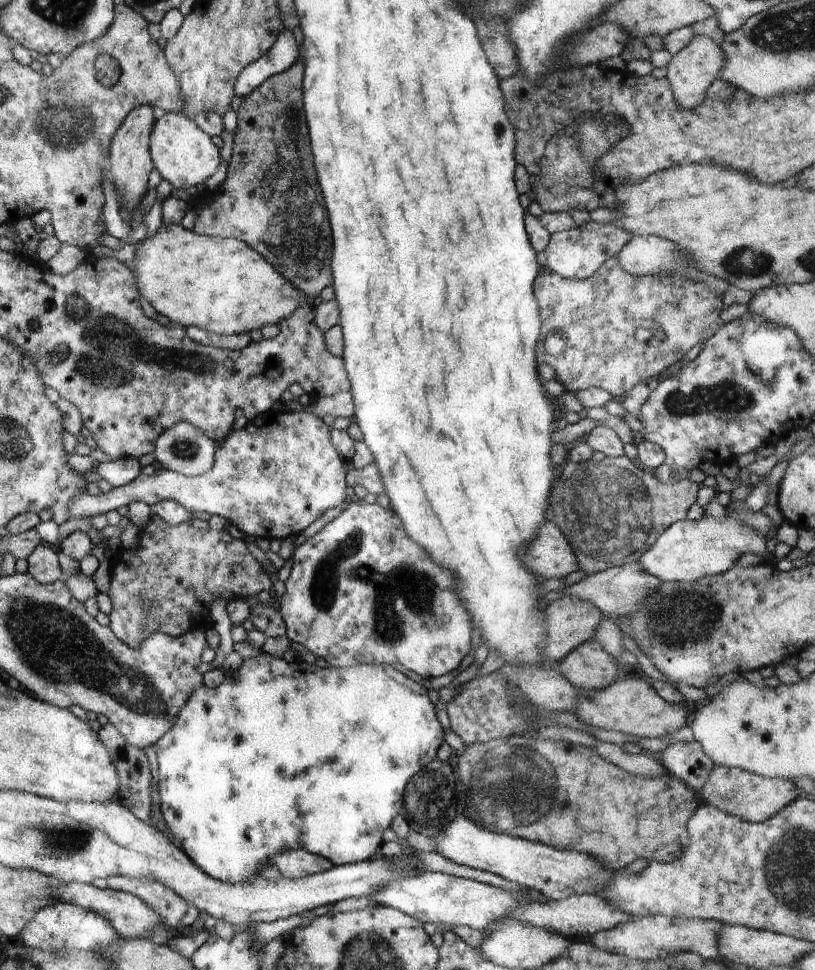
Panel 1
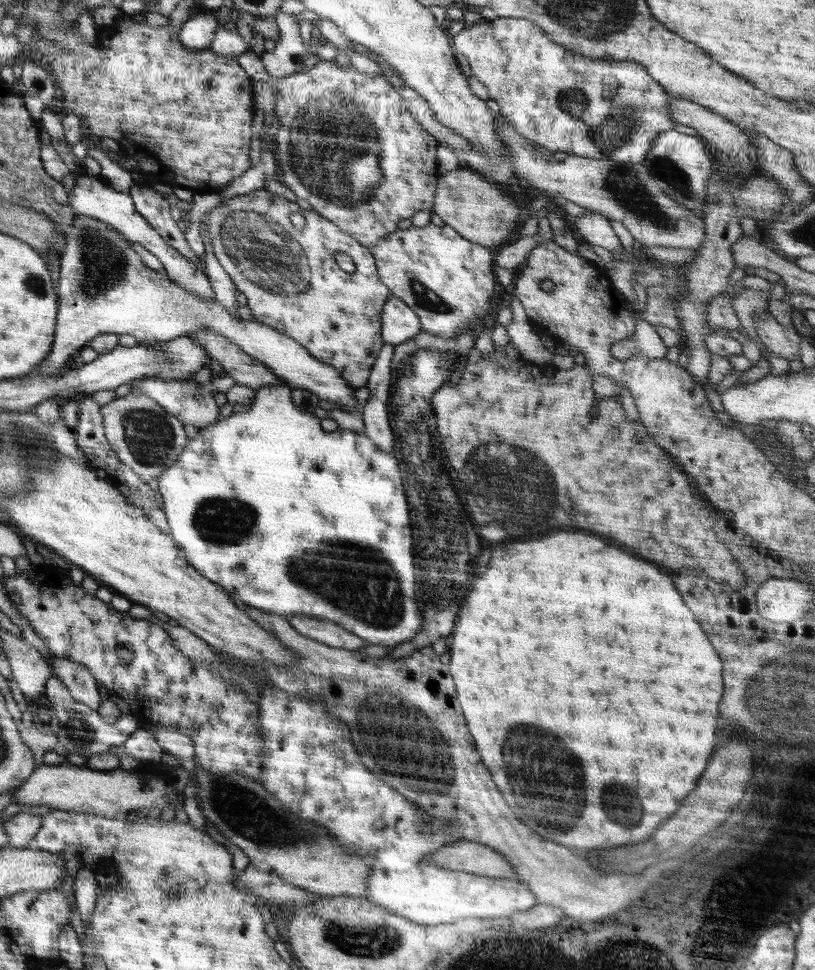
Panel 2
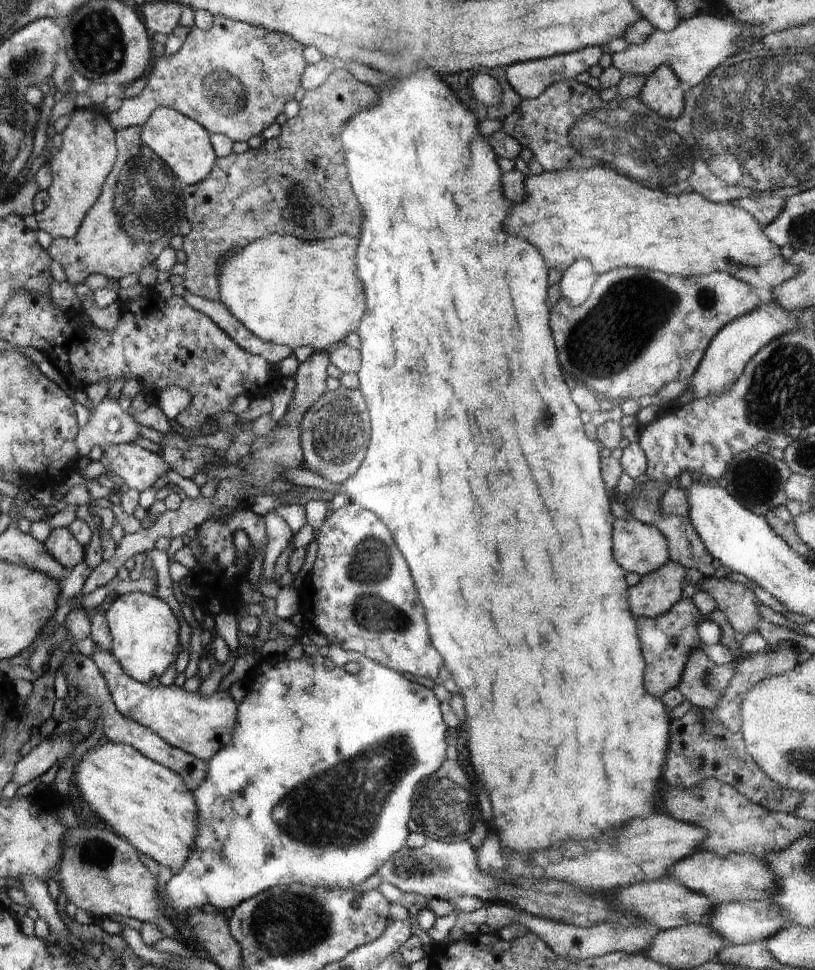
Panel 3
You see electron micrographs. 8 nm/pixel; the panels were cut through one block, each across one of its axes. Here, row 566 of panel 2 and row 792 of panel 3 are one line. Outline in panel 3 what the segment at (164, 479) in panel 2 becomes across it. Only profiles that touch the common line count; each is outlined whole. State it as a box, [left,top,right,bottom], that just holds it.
[165,640,447,912]

